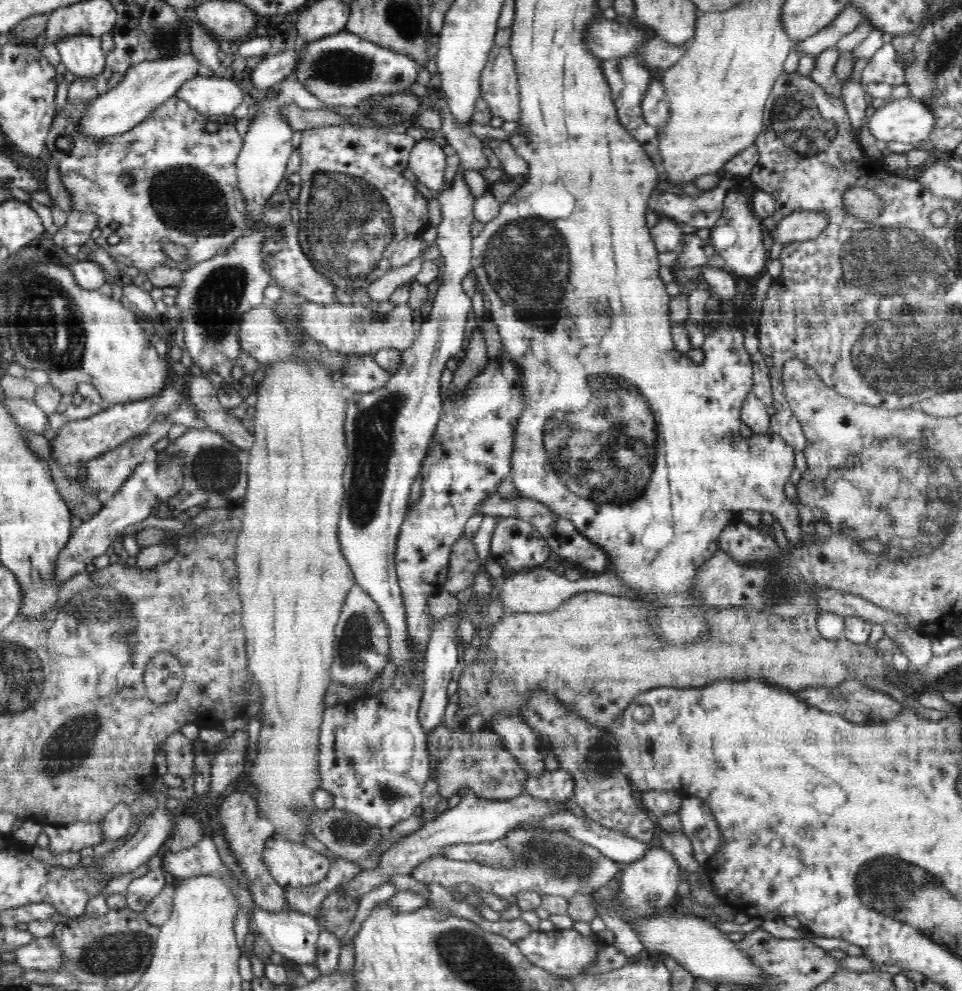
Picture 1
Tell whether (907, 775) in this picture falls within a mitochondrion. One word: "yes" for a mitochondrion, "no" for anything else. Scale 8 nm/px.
no

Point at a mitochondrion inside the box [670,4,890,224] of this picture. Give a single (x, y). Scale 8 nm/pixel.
(802, 120)

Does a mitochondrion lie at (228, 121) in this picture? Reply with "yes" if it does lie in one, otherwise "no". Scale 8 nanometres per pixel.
no

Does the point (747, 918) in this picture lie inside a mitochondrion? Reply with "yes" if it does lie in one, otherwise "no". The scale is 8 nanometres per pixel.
no

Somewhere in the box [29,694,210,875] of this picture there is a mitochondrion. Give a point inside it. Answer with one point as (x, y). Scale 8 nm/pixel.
(73, 740)

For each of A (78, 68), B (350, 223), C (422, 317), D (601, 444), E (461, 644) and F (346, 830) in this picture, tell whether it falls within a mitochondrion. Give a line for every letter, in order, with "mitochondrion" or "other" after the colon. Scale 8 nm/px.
A: other
B: mitochondrion
C: other
D: mitochondrion
E: other
F: mitochondrion

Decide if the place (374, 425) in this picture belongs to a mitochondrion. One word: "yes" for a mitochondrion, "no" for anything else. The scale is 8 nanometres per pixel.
yes

